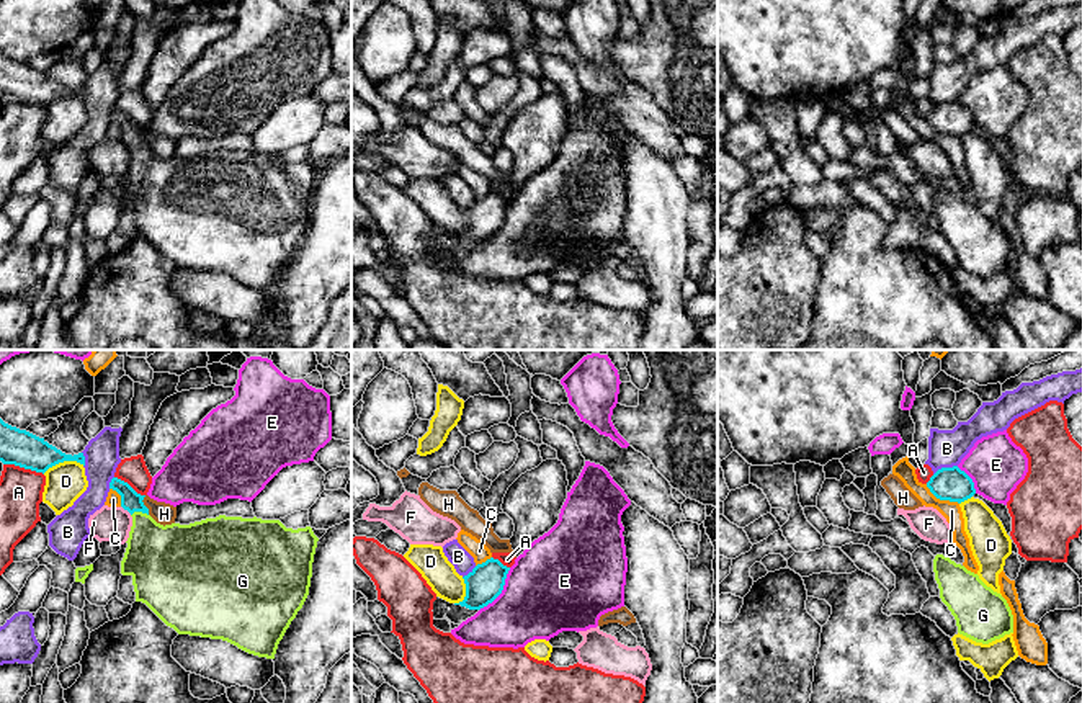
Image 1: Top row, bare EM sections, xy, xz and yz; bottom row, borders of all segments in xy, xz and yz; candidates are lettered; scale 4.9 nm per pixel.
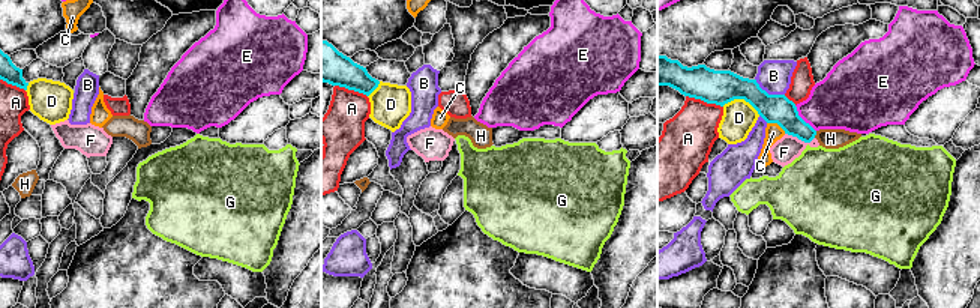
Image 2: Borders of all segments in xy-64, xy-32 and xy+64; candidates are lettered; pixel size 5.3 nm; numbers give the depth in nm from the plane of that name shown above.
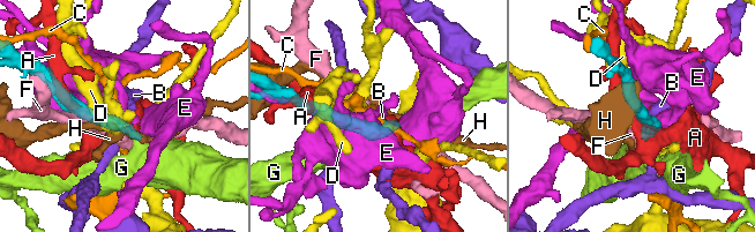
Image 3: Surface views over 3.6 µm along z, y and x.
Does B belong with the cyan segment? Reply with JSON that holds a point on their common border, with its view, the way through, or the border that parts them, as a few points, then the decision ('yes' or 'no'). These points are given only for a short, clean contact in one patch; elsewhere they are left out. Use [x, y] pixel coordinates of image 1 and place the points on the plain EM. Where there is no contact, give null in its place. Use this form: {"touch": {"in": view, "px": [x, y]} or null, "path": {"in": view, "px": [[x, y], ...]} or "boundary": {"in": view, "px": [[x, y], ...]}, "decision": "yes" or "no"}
{"touch": {"in": "yz", "px": [945, 102]}, "boundary": {"in": "yz", "px": [[956, 98], [940, 102], [934, 108]]}, "decision": "no"}

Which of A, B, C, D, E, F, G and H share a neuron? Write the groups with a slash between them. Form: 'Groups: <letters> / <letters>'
Groups: A / B / C / D / E / F / G / H

